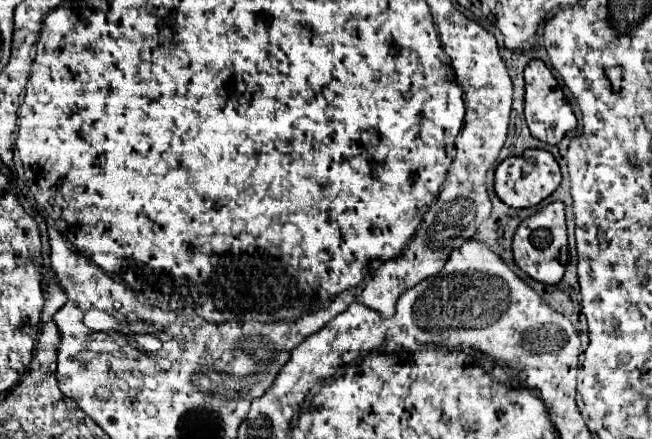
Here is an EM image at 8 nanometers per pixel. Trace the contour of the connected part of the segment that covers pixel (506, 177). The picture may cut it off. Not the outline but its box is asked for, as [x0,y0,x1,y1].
[495,150,561,208]

